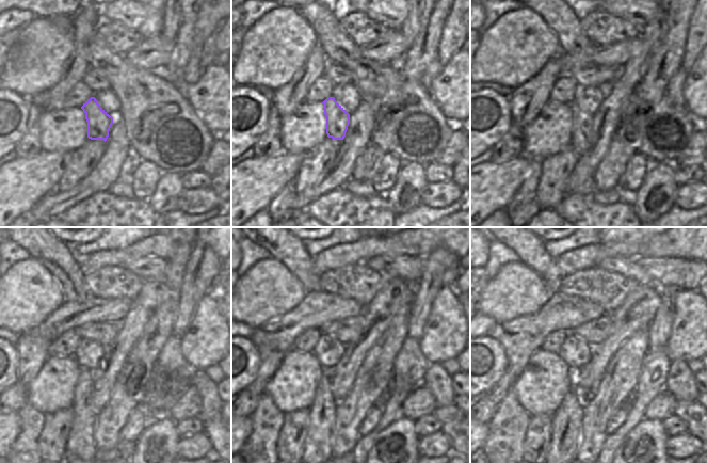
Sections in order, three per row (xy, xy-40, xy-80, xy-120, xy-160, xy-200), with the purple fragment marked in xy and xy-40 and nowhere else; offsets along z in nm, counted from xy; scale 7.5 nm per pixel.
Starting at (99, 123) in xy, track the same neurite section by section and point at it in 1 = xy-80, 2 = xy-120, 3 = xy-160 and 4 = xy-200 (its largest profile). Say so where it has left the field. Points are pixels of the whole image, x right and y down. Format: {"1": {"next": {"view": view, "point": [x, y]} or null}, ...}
{"1": {"next": {"view": "xy-80", "point": [577, 120]}}, "2": {"next": {"view": "xy-120", "point": [80, 444]}}, "3": {"next": {"view": "xy-160", "point": [319, 440]}}, "4": {"next": {"view": "xy-200", "point": [566, 420]}}}

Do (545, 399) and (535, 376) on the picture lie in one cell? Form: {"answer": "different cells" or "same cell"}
{"answer": "same cell"}

